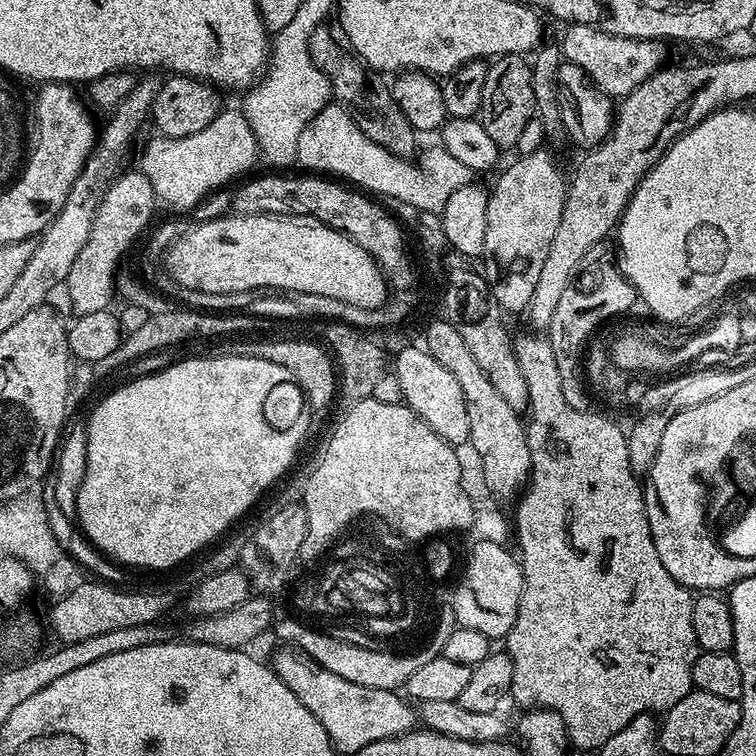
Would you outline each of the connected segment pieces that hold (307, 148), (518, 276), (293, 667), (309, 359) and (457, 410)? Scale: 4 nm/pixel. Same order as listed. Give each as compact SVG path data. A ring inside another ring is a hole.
M333 102L325 108L302 130L302 138L298 138L298 154L296 164L301 169L311 170L316 174L327 174L339 178L368 194L383 198L402 198L416 206L420 212L428 211L437 214L443 212L446 198L454 194L464 184L469 183L470 173L458 158L452 157L443 146L435 146L420 160L420 168L411 164L411 159L395 156L382 146L370 142L362 130L344 111L343 104Z
M547 147L525 156L519 155L511 166L500 172L496 185L491 185L486 206L486 246L484 256L486 261L486 276L492 289L496 304L508 313L525 311L530 298L533 297L539 273L546 262L547 253L558 230L558 222L562 222L562 206L566 191L566 172L556 165L554 157L548 153Z
M280 646L270 659L273 672L286 682L286 686L322 722L322 730L332 739L337 753L354 754L370 742L411 732L417 727L418 712L399 691L374 686L358 686L358 682L346 682L339 674L326 670L317 660L312 660L295 646Z
M193 338L185 340L183 344L171 344L162 346L154 350L148 356L141 356L135 361L134 369L137 377L146 376L154 372L160 372L164 368L169 368L172 364L177 364L183 360L190 360L194 356L241 356L242 358L262 358L266 362L278 362L278 366L286 366L290 374L297 382L304 394L304 398L309 409L320 412L323 408L328 408L332 404L332 399L338 396L338 369L330 355L329 349L323 343L312 340L228 340L232 338Z
M404 348L396 356L394 371L404 391L404 403L412 409L438 438L453 446L467 445L470 434L470 414L466 414L466 398L462 398L462 386L458 386L454 374L429 354L427 348Z

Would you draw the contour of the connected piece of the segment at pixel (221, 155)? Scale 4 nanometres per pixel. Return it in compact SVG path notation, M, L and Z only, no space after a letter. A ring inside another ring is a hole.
M221 110L210 126L198 130L198 134L186 134L186 138L170 138L159 134L153 137L140 156L138 168L150 180L157 201L164 206L172 201L173 204L195 209L215 188L230 183L258 160L256 139L248 119L240 110Z

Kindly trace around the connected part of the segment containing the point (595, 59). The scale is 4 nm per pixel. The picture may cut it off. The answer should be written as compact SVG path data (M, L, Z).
M568 24L562 39L562 56L567 63L578 66L600 91L610 98L623 98L646 78L665 67L665 45L658 40L631 40L611 36L589 24Z

